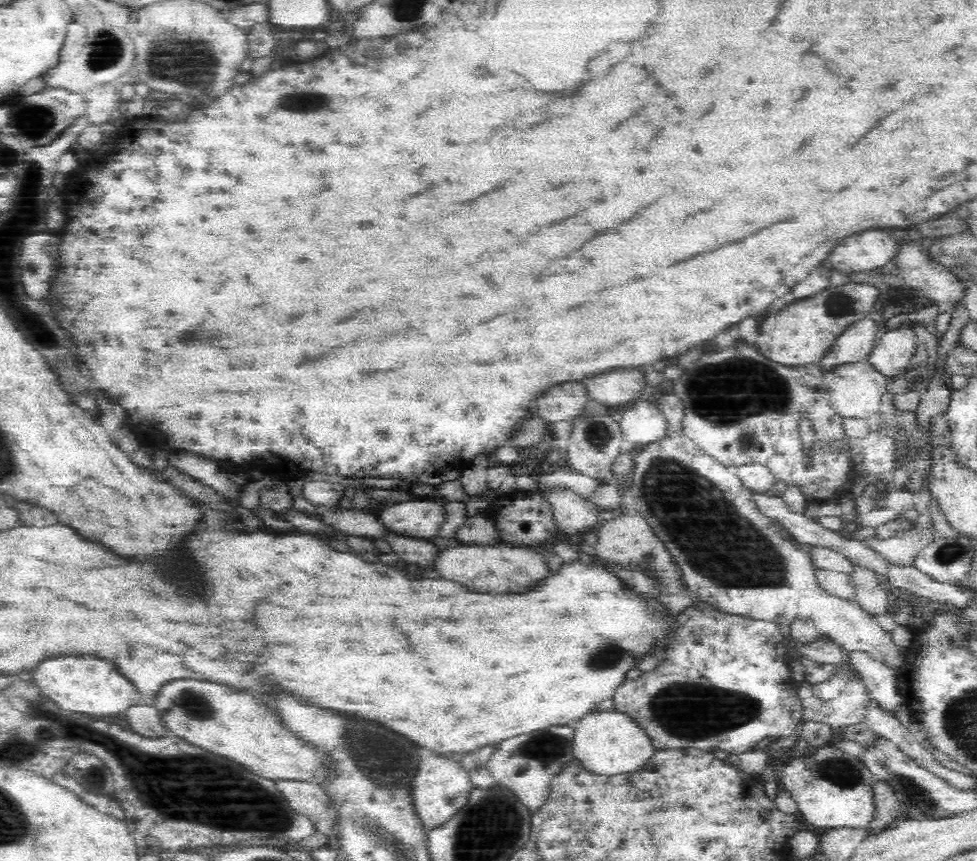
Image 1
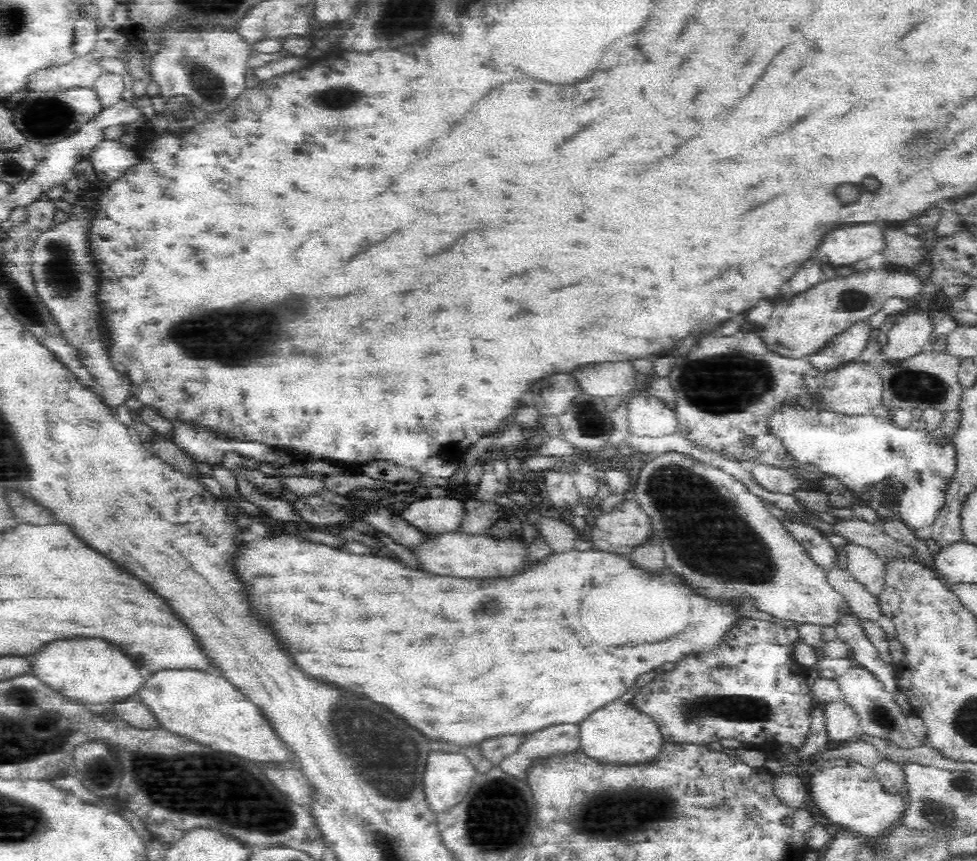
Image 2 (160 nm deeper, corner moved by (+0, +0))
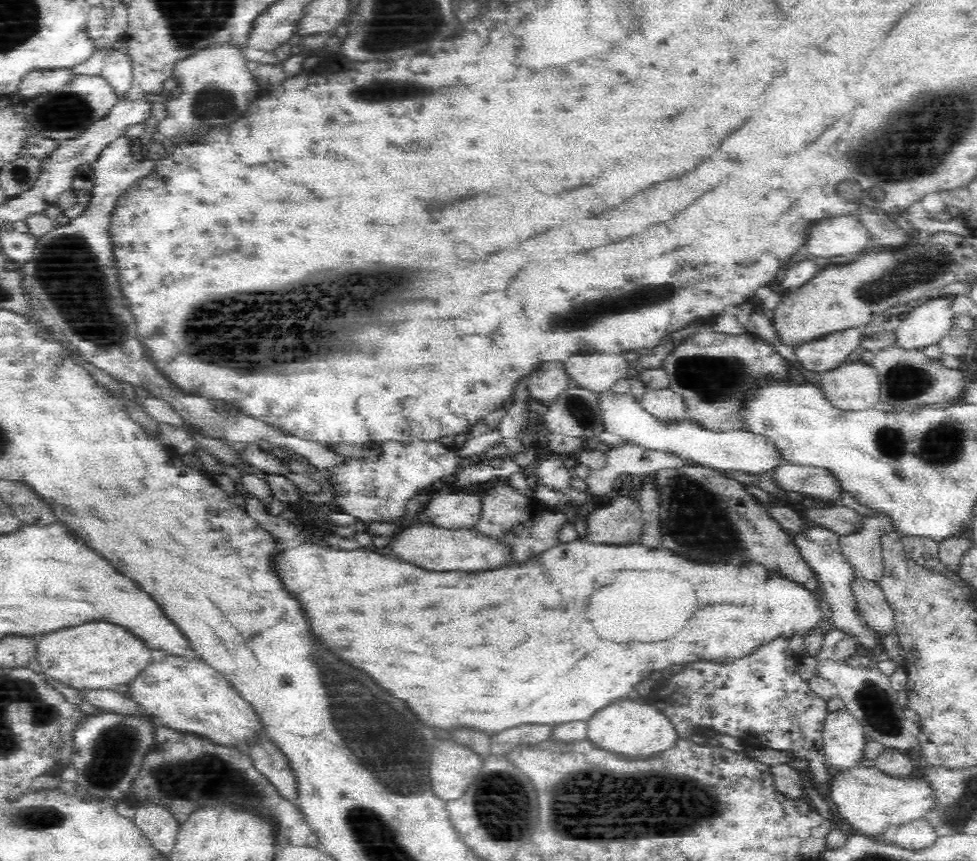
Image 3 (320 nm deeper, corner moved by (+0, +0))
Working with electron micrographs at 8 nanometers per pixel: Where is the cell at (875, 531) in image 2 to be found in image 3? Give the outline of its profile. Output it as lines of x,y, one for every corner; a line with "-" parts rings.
844,505
825,509
810,507
805,512
805,519
831,530
839,537
859,533
864,528
864,517

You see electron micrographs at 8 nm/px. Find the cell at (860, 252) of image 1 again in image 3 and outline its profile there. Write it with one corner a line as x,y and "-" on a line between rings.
846,216
838,220
822,220
822,224
818,224
814,232
810,232
806,253
813,258
864,254
870,250
869,244
872,240
870,230
854,216

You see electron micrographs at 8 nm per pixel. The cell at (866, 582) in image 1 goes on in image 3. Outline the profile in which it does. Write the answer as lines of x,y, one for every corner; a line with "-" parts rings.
866,517
866,520
864,519
864,528
859,533
839,537
838,545
840,545
840,553
842,553
842,557
852,567
855,577
860,577
875,583
882,578
884,565
880,536
882,536
882,532
888,532
888,530
892,530
888,518

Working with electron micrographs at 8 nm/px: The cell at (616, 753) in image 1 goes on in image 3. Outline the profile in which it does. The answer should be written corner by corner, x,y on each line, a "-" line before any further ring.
634,695
614,701
594,713
586,721
586,735
587,742
590,742
594,747
602,751
622,754
624,758
648,758
652,754
658,754
658,752
664,752
664,750
672,748
679,740
676,734
674,734
674,727
670,726
666,717
660,715
658,709
644,702
644,698

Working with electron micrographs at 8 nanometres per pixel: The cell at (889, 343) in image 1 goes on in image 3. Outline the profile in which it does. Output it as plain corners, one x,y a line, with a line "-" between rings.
932,296
932,299
916,303
914,309
900,317
895,344
902,350
917,351
939,343
953,327
952,314
951,298

